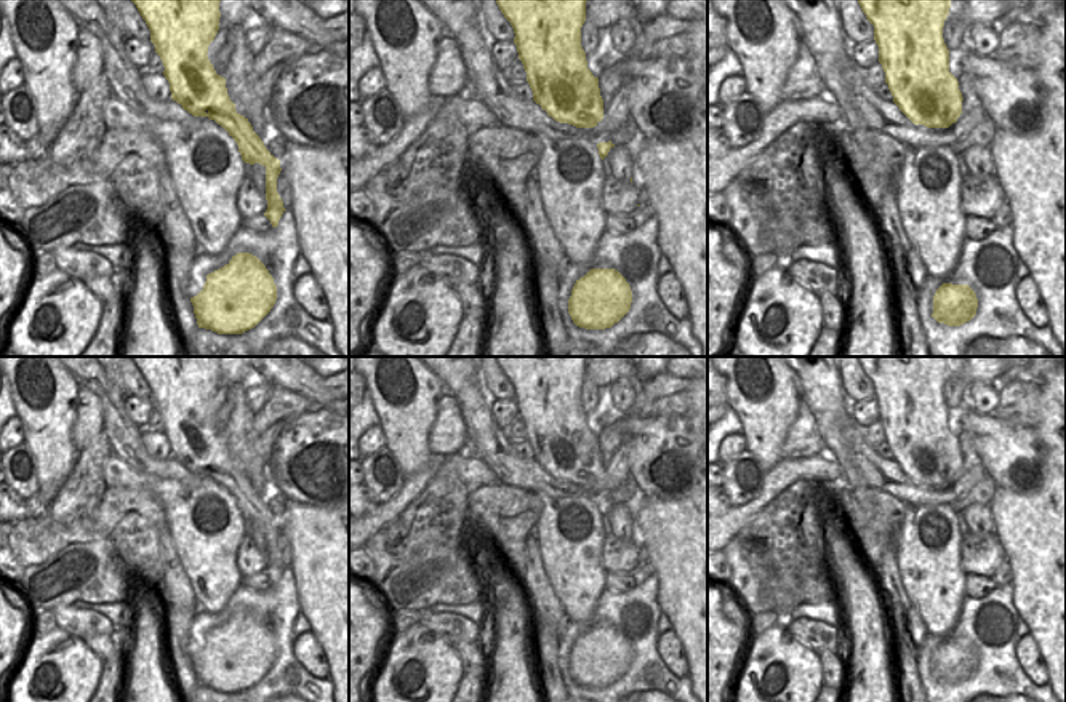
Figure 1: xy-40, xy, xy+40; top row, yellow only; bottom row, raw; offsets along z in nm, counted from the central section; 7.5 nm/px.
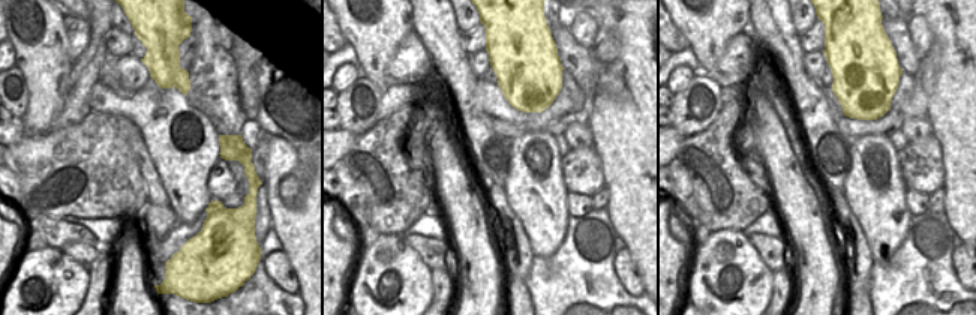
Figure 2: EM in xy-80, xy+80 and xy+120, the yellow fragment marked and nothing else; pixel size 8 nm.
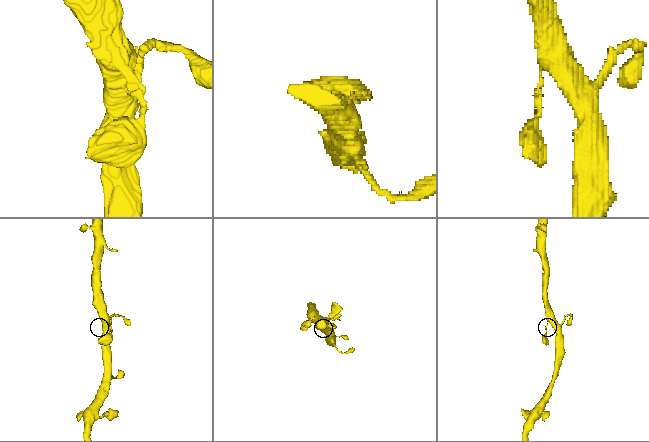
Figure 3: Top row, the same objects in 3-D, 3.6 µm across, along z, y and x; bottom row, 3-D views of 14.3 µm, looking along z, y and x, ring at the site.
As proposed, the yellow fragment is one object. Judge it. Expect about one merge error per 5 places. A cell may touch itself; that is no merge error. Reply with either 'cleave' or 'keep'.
keep

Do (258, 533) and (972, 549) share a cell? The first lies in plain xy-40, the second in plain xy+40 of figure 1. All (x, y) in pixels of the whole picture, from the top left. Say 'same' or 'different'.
different

